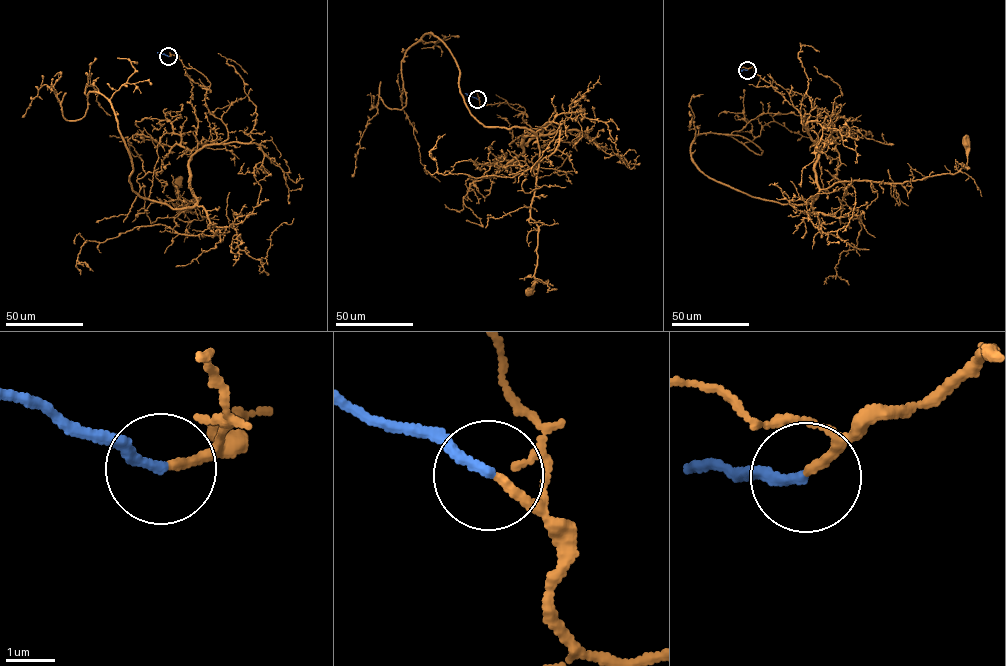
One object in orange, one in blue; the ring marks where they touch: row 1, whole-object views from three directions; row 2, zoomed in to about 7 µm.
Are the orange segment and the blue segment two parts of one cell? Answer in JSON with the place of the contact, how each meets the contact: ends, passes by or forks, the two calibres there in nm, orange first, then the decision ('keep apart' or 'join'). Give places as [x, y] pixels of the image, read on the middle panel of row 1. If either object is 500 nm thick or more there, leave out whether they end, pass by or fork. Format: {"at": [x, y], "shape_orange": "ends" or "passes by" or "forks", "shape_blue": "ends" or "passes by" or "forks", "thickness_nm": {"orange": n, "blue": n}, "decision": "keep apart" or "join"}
{"at": [477, 99], "shape_orange": "ends", "shape_blue": "ends", "thickness_nm": {"orange": 170, "blue": 200}, "decision": "join"}

